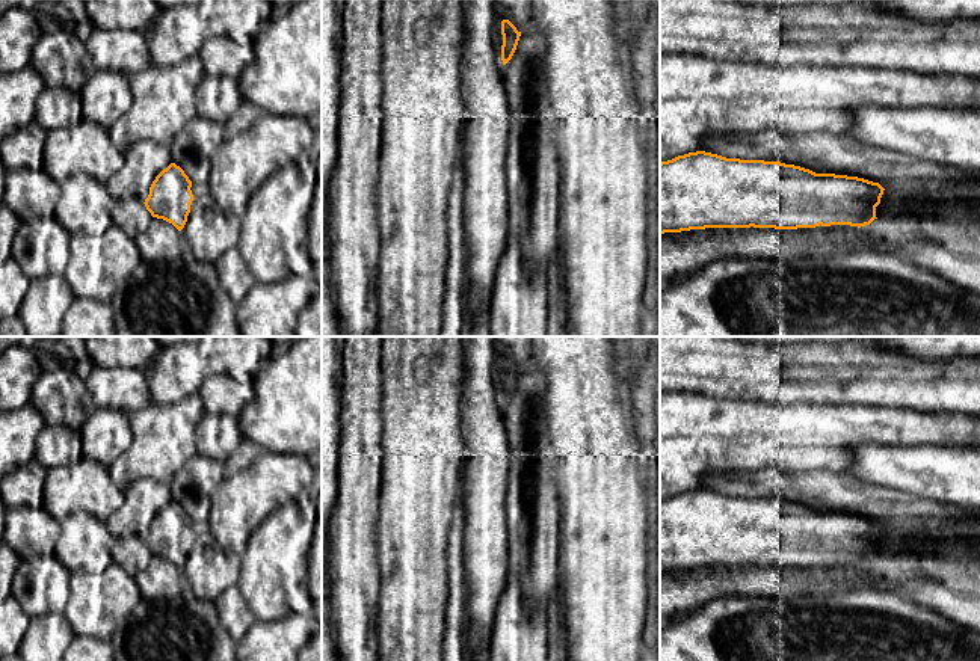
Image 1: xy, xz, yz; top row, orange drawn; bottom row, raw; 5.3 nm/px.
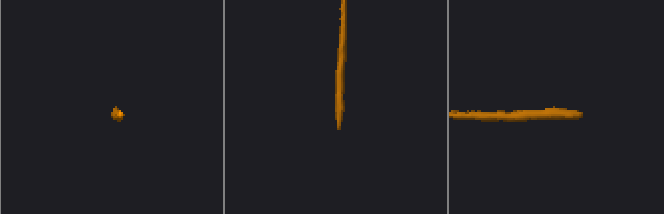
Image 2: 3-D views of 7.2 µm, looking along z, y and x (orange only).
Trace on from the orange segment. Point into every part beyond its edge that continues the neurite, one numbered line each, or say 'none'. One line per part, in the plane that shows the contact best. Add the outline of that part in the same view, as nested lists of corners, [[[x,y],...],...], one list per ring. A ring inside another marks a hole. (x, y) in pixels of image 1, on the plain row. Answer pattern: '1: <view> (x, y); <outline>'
1: xy (198, 528); [[[208,521],[192,522],[190,528],[192,528],[192,533],[193,533],[193,539],[192,539],[192,542],[190,542],[190,551],[192,551],[193,546],[195,546],[198,542],[204,540],[204,539],[202,539],[204,534],[211,534],[211,533],[210,533],[210,524],[208,524]],[[189,551],[189,552],[190,552],[190,551]]]

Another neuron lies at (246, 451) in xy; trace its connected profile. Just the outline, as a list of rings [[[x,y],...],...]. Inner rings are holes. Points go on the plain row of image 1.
[[[243,438],[237,450],[223,462],[227,475],[248,468],[263,451],[260,445]]]

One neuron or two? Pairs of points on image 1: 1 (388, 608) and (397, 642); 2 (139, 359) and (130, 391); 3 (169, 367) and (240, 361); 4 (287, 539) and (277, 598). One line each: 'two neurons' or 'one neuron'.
1: one neuron
2: two neurons
3: one neuron
4: one neuron

